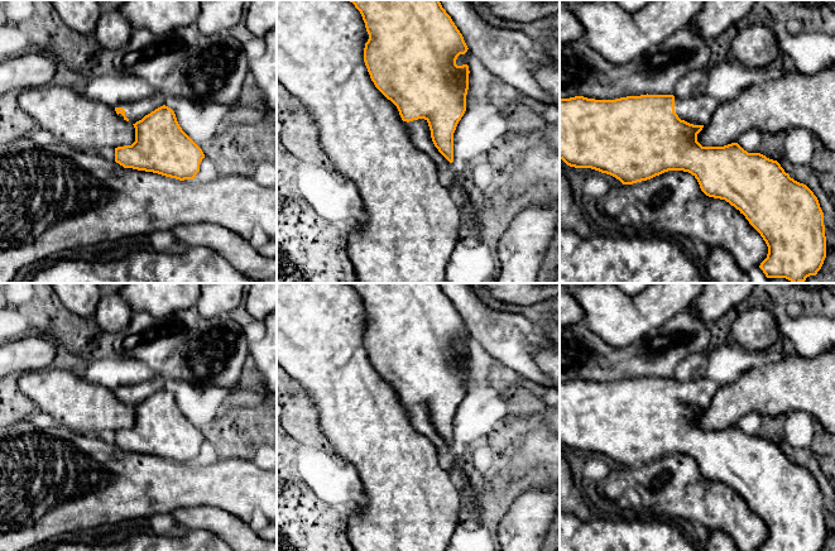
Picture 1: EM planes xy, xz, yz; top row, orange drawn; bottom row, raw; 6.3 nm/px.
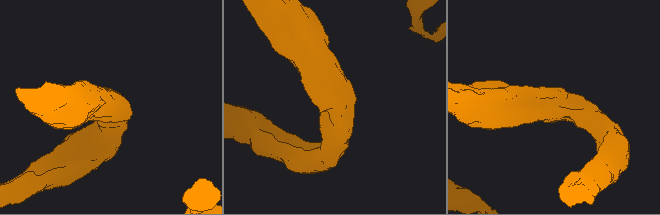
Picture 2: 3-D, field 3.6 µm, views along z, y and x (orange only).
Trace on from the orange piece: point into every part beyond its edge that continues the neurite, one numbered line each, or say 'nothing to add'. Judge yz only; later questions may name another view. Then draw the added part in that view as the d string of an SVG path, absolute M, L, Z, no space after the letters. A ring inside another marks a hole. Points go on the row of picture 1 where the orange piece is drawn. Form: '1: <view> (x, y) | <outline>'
1: yz (697, 109) | M695 94L686 99L675 97L675 112L681 120L690 124L706 125L720 104L723 101L702 94Z

